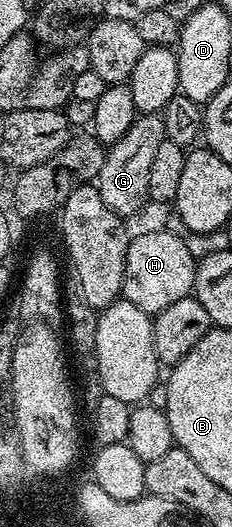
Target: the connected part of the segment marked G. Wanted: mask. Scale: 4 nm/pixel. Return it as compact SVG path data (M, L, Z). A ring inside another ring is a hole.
M160 113L142 114L127 128L127 132L105 151L103 168L100 169L95 185L107 208L119 215L130 216L141 210L149 198L147 180L151 176L151 164L159 152L159 144L165 140L165 129Z

